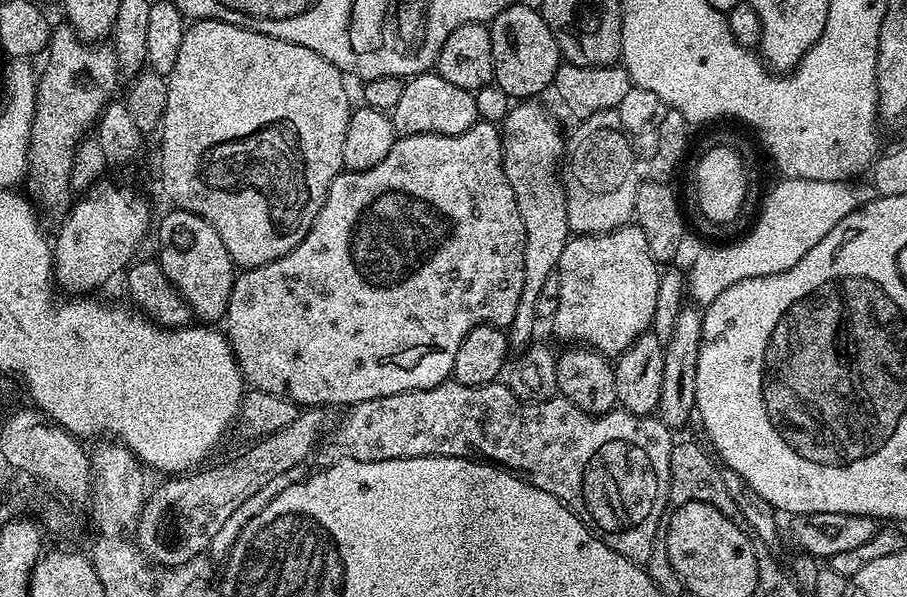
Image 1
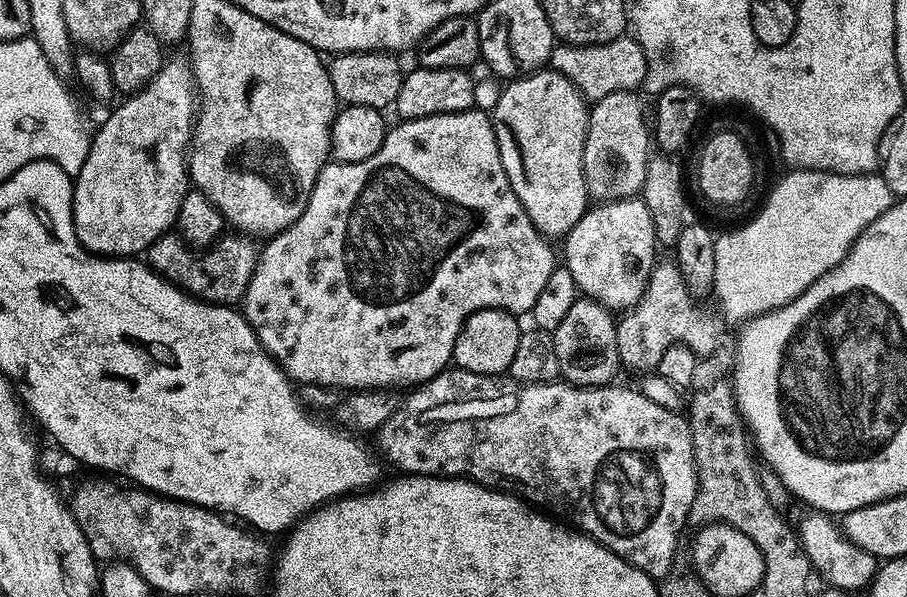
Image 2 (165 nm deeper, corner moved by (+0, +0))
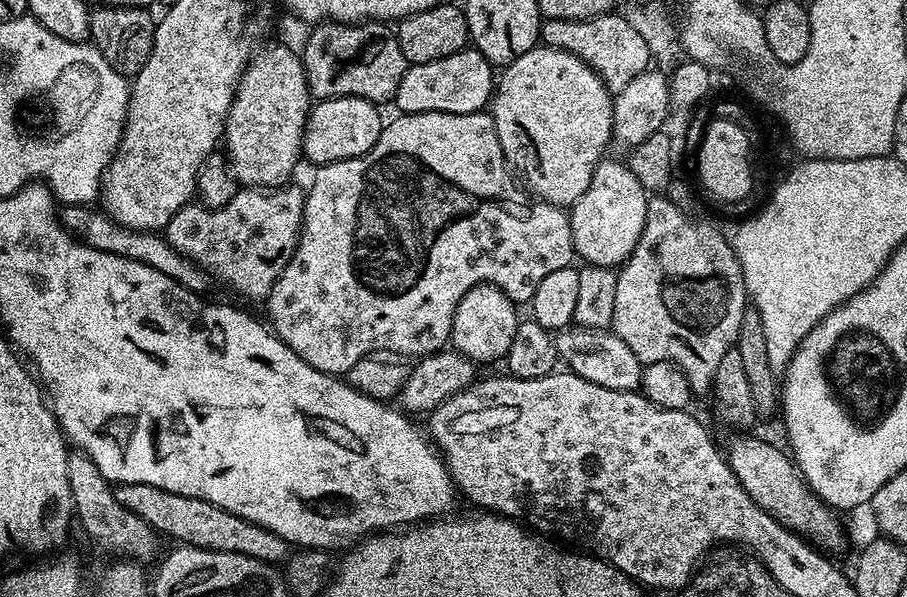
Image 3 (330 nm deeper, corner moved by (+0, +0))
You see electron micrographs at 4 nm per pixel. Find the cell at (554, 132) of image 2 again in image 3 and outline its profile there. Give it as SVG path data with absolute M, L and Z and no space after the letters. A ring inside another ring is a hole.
M537 46L526 50L522 58L514 58L514 62L503 65L501 72L504 73L499 73L492 93L490 115L498 130L498 142L502 142L502 154L517 173L524 175L527 191L533 197L567 209L586 194L594 170L605 159L608 143L613 143L613 93L582 58L574 58L574 54L557 48Z

